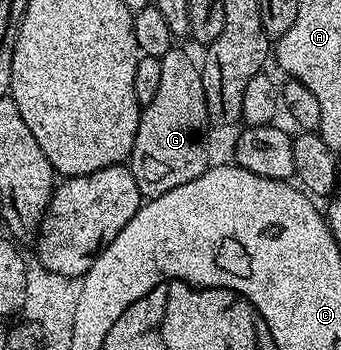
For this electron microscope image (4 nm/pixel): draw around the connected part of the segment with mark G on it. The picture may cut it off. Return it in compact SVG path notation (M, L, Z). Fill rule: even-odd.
M173 49L159 56L162 74L154 101L143 104L138 133L134 137L132 153L126 165L138 181L138 189L145 200L170 193L186 181L194 181L210 166L204 148L204 130L210 127L206 109L206 89L202 85L201 68L184 51Z

